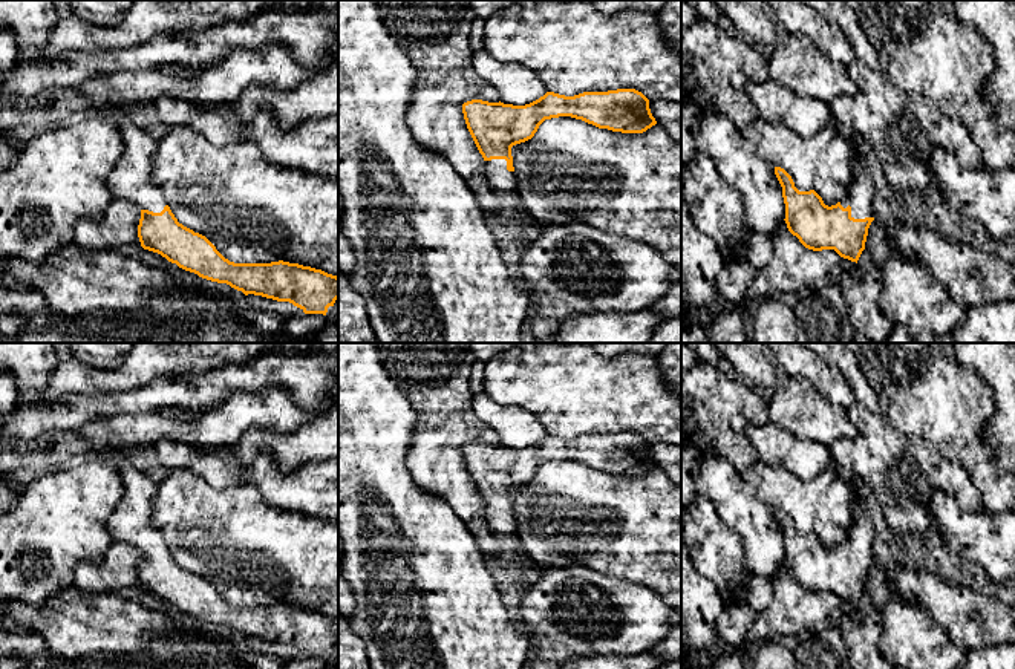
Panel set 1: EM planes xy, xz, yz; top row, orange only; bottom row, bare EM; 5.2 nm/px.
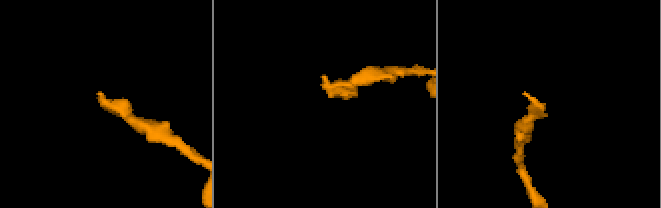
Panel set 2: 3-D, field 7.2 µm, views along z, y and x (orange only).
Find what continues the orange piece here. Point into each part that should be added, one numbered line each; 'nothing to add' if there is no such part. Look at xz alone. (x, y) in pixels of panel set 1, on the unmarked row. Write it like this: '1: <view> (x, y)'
1: xz (498, 519)

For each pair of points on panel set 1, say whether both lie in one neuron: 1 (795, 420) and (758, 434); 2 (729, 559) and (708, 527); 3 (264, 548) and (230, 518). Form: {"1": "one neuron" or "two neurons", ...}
{"1": "two neurons", "2": "one neuron", "3": "one neuron"}

